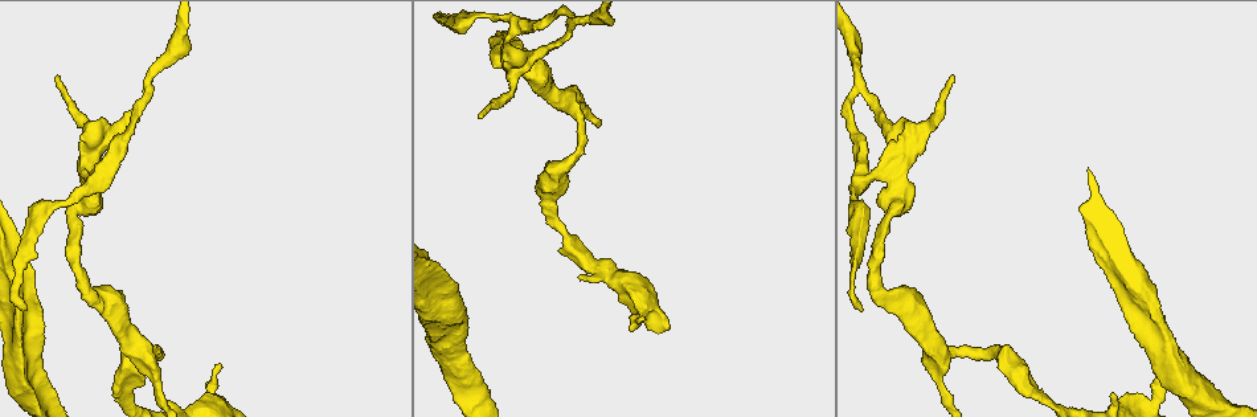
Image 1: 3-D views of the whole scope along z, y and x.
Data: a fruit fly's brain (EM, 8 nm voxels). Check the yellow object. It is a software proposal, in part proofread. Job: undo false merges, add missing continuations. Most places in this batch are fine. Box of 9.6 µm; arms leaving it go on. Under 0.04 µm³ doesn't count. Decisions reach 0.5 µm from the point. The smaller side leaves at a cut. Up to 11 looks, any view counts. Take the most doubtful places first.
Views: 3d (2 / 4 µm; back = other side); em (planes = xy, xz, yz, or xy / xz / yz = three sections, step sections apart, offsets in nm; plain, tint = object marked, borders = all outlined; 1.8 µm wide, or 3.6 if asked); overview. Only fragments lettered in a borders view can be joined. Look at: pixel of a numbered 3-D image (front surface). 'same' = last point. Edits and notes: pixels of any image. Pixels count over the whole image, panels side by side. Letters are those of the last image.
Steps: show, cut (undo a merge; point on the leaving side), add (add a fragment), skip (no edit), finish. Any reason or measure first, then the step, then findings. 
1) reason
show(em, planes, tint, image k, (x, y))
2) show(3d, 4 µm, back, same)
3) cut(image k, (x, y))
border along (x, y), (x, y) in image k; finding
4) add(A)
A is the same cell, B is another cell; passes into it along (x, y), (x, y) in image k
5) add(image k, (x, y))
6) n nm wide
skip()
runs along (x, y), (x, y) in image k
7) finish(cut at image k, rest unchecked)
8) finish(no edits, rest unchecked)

tapers out
show(3d, 4 µm, image 1, (953, 75))

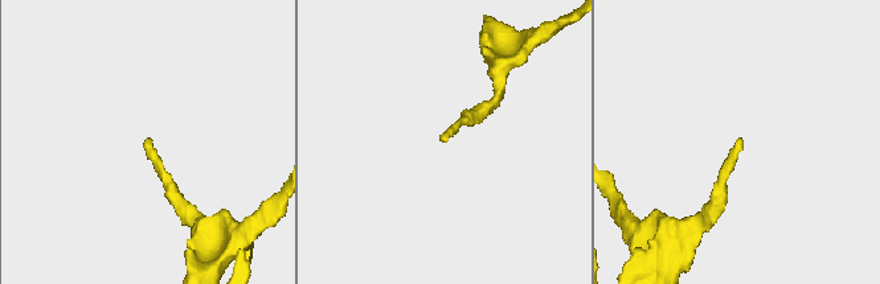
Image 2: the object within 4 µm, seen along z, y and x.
now the EM
show(em, planes, tint, image 2, (739, 140))

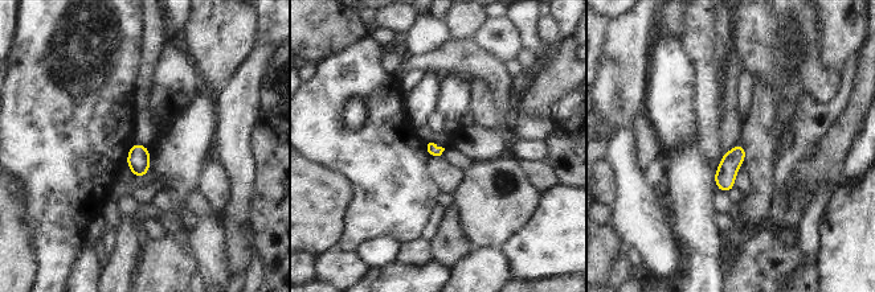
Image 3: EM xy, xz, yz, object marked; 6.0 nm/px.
show(em, planes, borders, same)

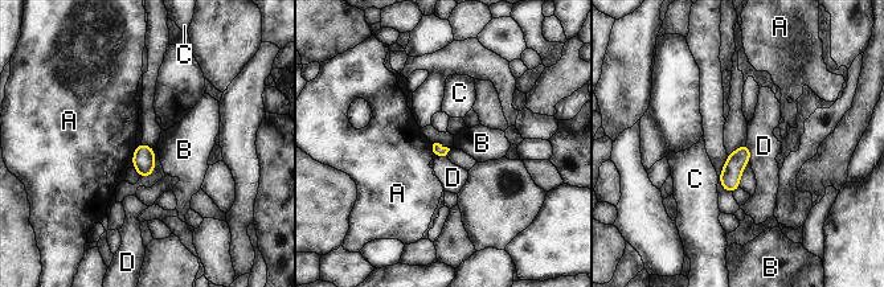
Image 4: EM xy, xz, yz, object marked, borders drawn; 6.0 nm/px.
skip()
A, B, C and D are other cells; border along (745, 143), (751, 160) in image 4; none of them fits

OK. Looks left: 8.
show(em, xz, step 16, borders, image 1, (517, 27))

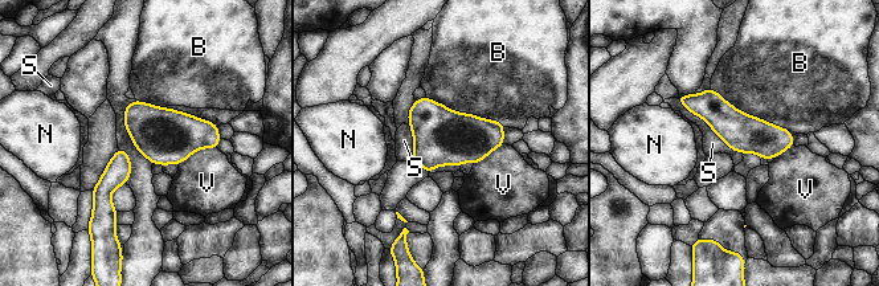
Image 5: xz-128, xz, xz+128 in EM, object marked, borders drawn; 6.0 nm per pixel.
cut it another way
show(em, planes, borders, same)

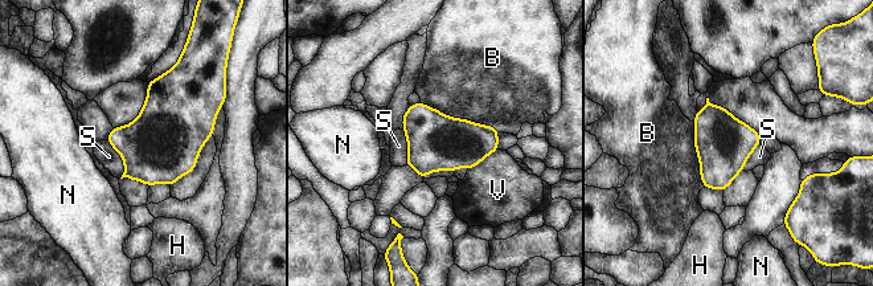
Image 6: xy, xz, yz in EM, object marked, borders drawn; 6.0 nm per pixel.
skip()
B, H, N, S and V are other cells; border along (106, 139), (123, 159), (121, 178) in image 6; continuous, no second neuron

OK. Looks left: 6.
an open end
show(em, yz, step 16, borders, image 1, (217, 365))

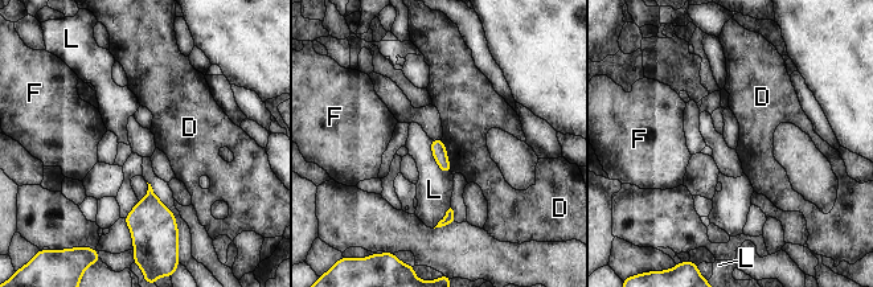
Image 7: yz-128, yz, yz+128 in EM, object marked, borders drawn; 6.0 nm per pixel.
show(em, planes, borders, same)

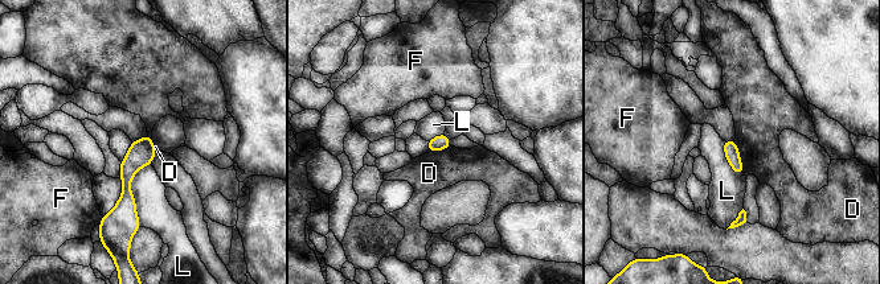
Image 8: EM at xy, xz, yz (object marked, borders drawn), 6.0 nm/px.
skip()
D, F and L are other cells; border along (735, 139), (745, 173) in image 8; none of them fits

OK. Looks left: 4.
end of a long branch
show(3d, 4 µm, image 1, (863, 310))

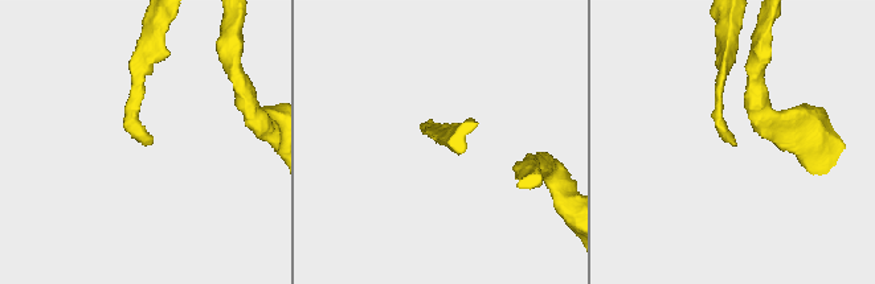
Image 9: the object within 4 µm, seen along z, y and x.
show(em, planes, tint, image 9, (735, 143))

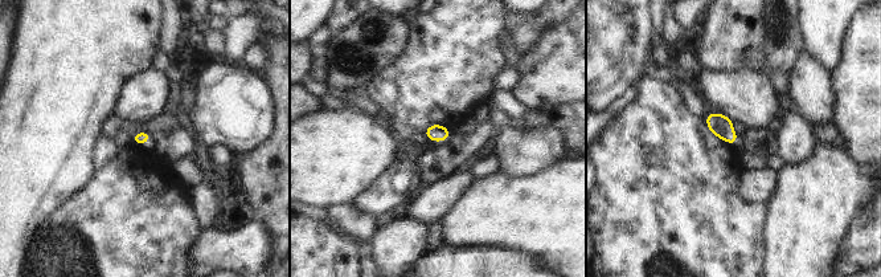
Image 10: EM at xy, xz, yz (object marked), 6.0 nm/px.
what lies round it
show(em, planes, borders, same)

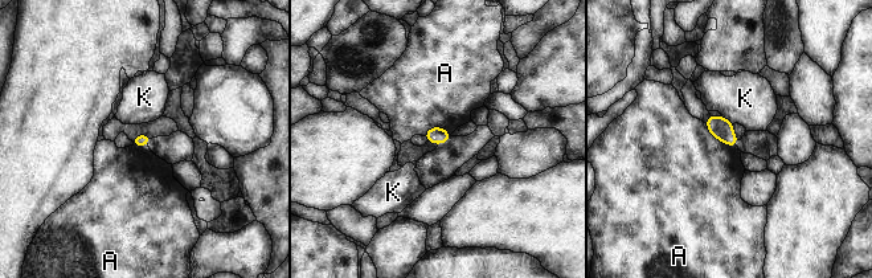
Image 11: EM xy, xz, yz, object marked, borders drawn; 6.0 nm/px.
skip()
A and K are other cells; none of them fits

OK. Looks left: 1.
finish(no edits, rest unchecked)

